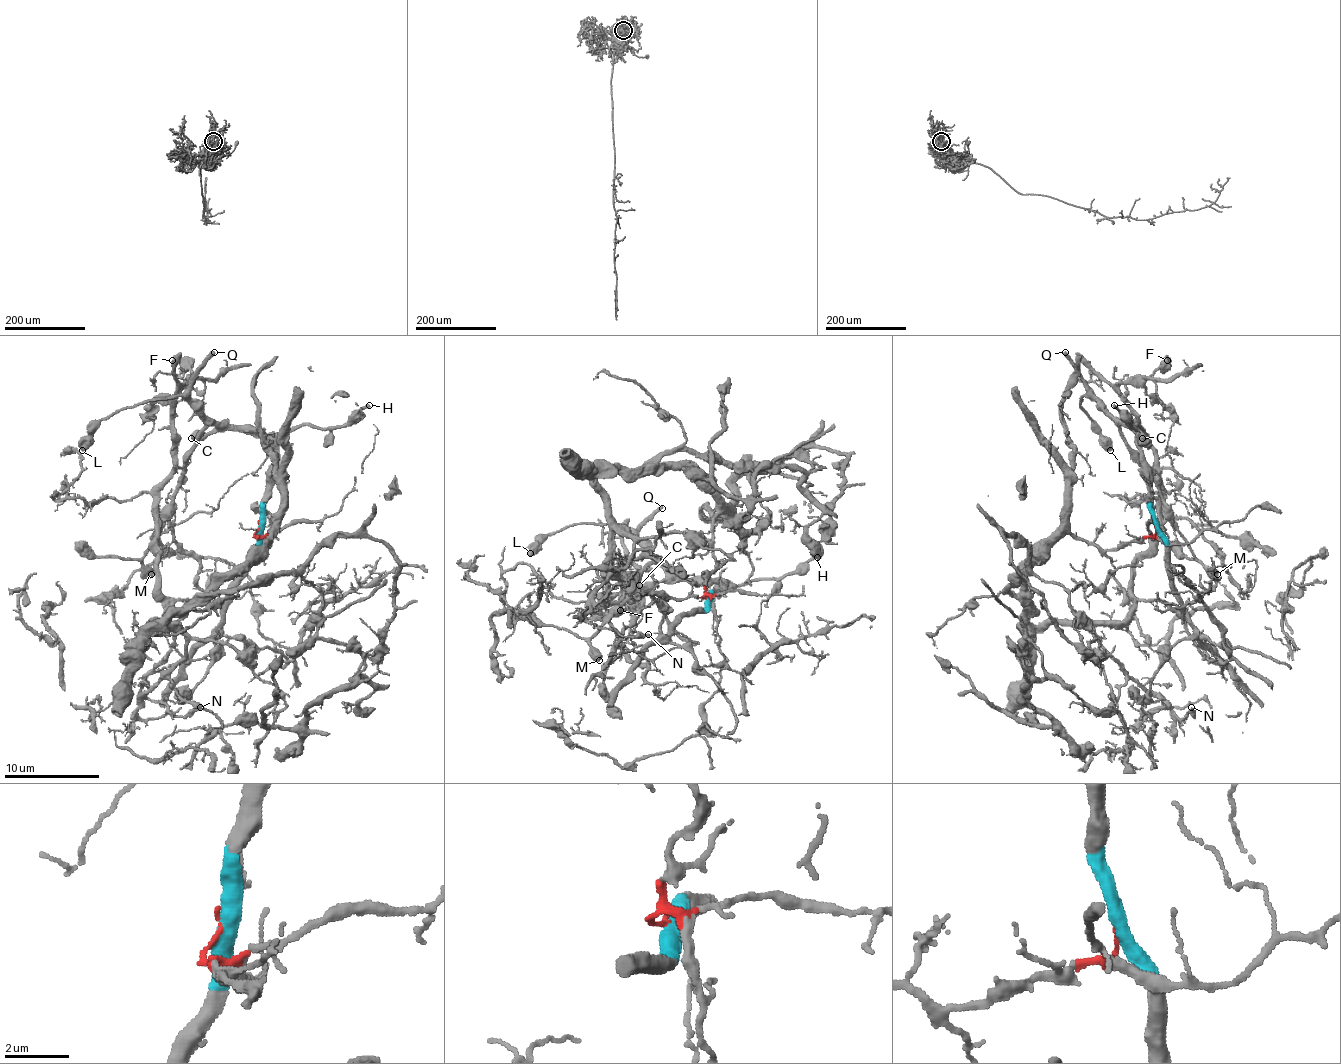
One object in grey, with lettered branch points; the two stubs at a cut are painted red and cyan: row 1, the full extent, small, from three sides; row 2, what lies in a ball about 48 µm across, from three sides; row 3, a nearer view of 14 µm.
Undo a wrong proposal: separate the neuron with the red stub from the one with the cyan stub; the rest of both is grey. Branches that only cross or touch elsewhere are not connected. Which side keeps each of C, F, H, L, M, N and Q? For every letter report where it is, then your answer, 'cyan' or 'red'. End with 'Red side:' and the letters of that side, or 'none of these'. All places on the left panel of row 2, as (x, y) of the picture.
C: place (191, 438); cyan
F: place (172, 360); red
H: place (369, 405); cyan
L: place (82, 450); cyan
M: place (151, 574); cyan
N: place (200, 707); red
Q: place (214, 352); cyan
Red side: F, N

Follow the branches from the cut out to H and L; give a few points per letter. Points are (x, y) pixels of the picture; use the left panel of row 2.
H: (260, 525), (267, 470), (274, 458), (274, 446), (303, 425), (343, 425), (369, 406)
L: (260, 525), (267, 470), (274, 451), (260, 437), (210, 425), (181, 396), (119, 408), (103, 420), (81, 451)

